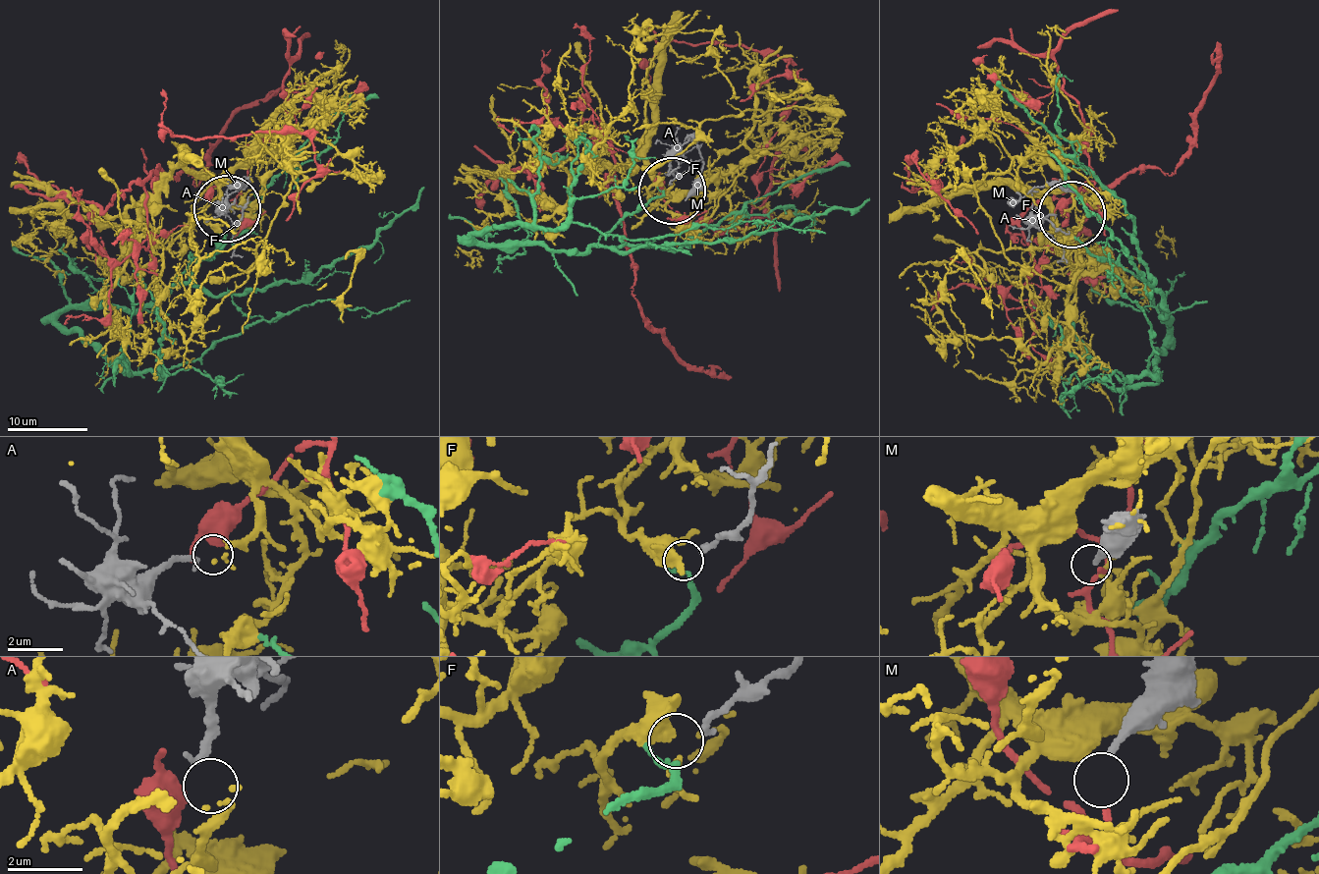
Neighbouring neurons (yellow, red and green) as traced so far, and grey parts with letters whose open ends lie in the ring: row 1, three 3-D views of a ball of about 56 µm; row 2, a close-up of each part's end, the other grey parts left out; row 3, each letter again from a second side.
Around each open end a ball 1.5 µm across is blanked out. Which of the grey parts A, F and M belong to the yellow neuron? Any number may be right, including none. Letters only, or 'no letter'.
A

